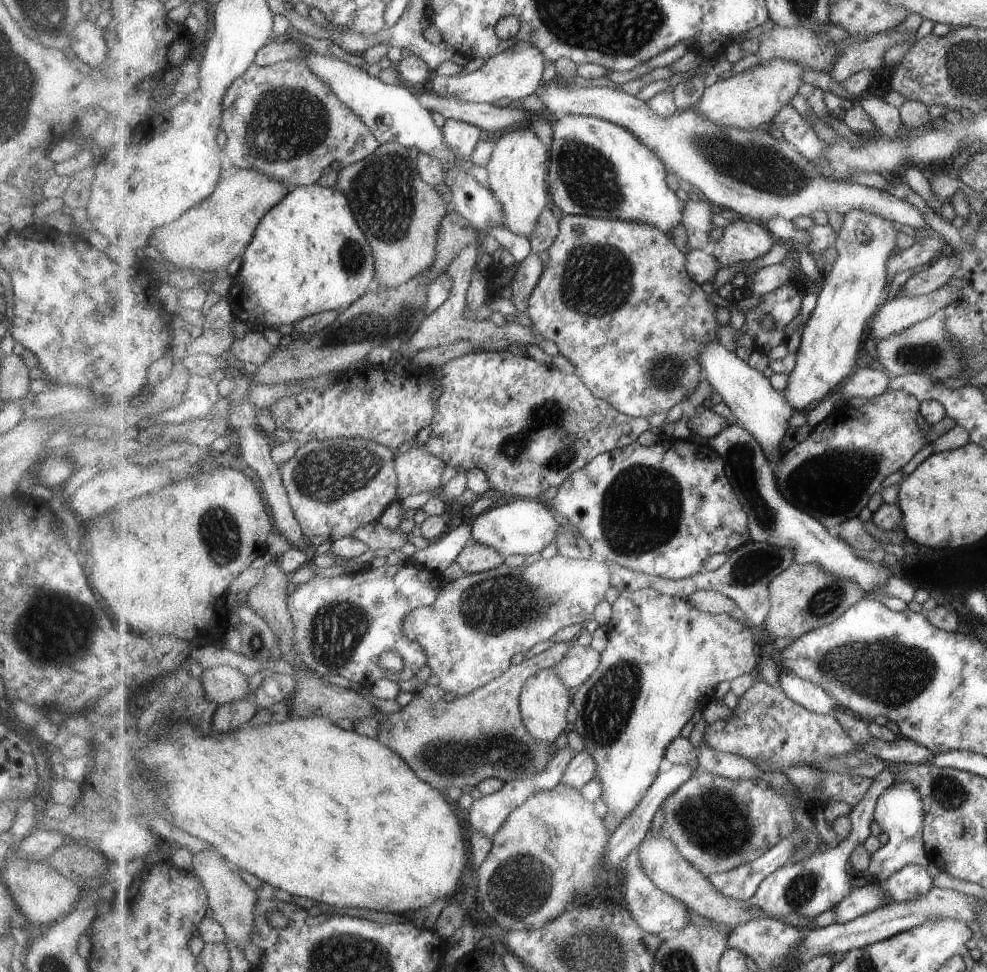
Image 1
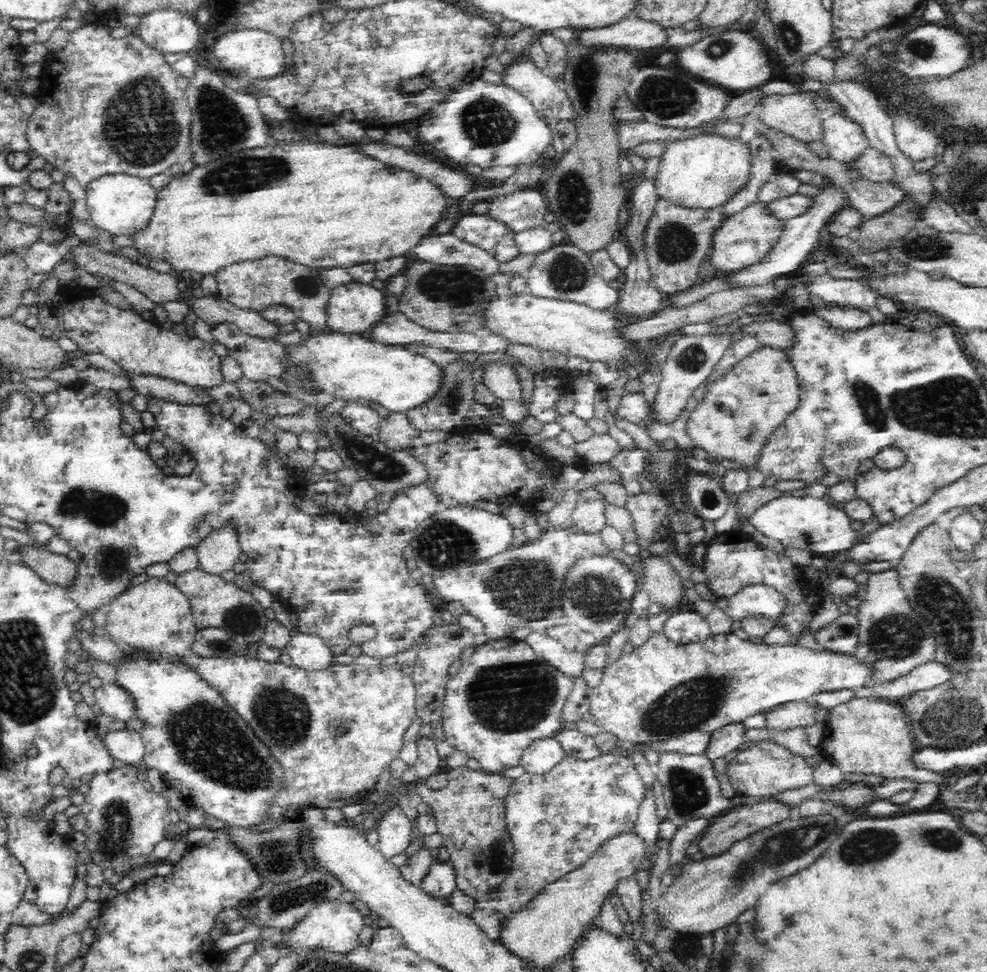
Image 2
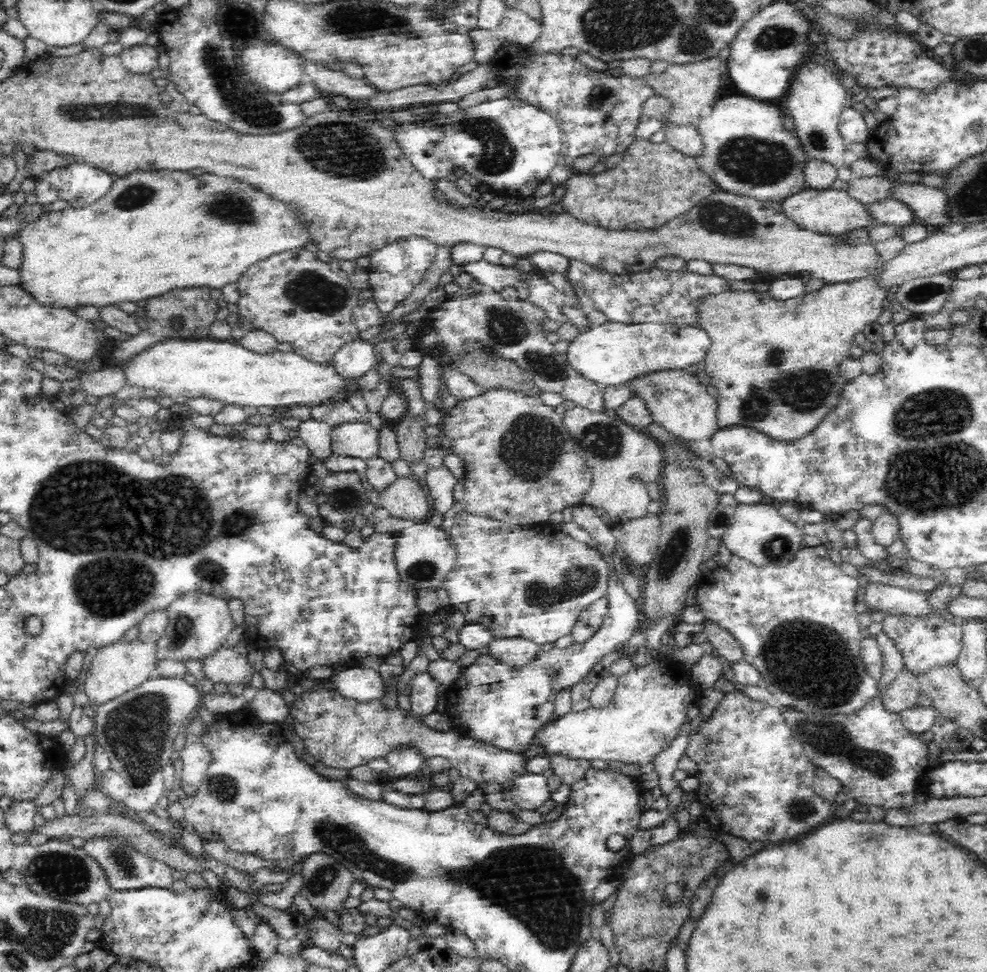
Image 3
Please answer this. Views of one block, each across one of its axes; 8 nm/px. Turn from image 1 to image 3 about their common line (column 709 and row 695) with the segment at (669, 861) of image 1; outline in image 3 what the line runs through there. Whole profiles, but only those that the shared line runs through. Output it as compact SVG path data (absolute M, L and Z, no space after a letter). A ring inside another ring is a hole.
M902 664L902 670L888 686L884 686L884 688L879 686L877 694L878 699L882 701L882 706L891 713L899 713L905 708L916 706L920 695L918 677L910 672L905 664Z

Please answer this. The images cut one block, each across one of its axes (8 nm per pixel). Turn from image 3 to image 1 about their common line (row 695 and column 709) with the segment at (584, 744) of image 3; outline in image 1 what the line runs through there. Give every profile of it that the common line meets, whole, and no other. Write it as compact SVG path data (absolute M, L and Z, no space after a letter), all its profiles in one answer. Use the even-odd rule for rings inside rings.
M643 588L636 591L623 591L619 594L619 597L613 602L613 614L609 626L609 646L602 652L601 664L597 667L597 670L593 673L593 676L582 684L578 689L574 690L573 705L578 711L577 719L572 725L579 734L585 738L585 744L583 749L587 750L593 760L597 762L596 776L599 778L602 784L602 796L608 805L608 811L619 820L619 823L623 823L623 820L635 812L641 801L646 796L646 792L653 786L654 782L659 776L659 768L661 768L661 762L663 758L666 758L667 748L673 744L673 740L681 736L685 724L695 716L697 710L702 711L709 702L715 700L715 688L723 682L723 680L733 680L737 676L743 676L745 674L751 674L756 671L755 666L759 664L759 642L755 642L755 634L751 632L751 628L745 623L736 620L735 618L722 614L709 614L693 608L687 600L681 598L681 596L671 596L667 594L661 594L658 590L653 588Z

